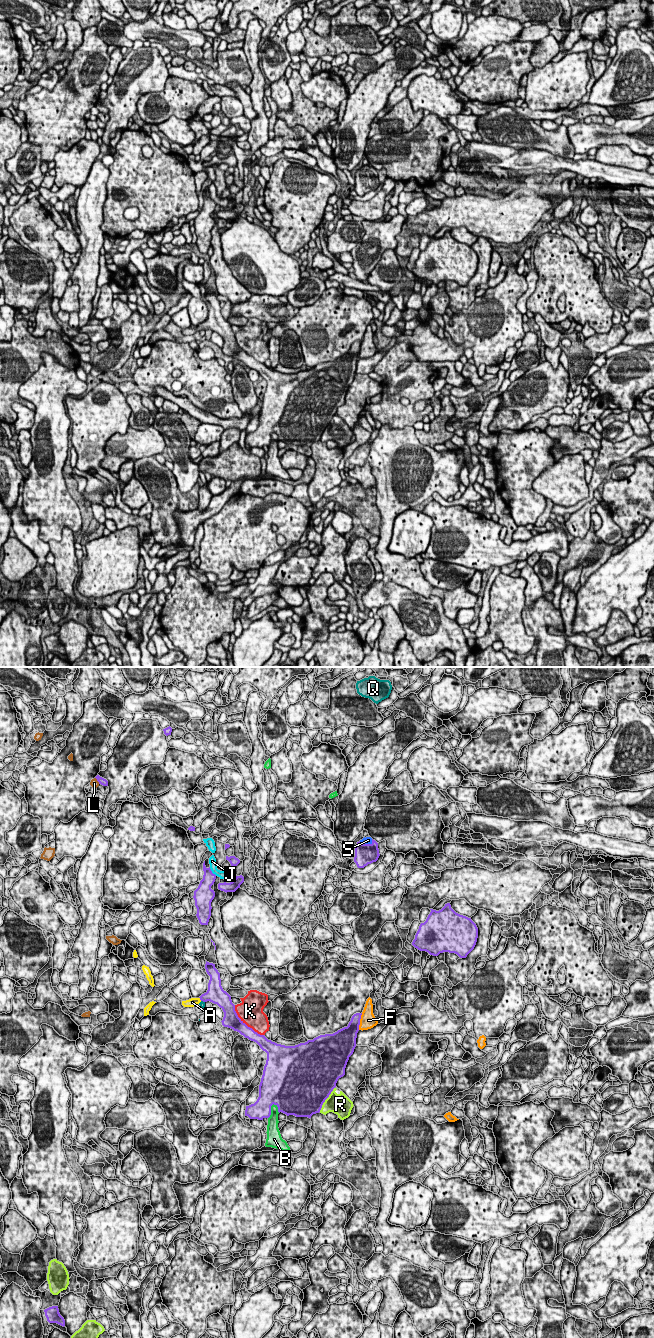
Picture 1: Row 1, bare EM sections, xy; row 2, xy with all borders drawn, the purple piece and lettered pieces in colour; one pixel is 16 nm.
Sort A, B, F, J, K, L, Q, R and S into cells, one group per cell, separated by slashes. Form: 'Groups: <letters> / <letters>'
Groups: A S / B / F / J / K / L / Q / R

